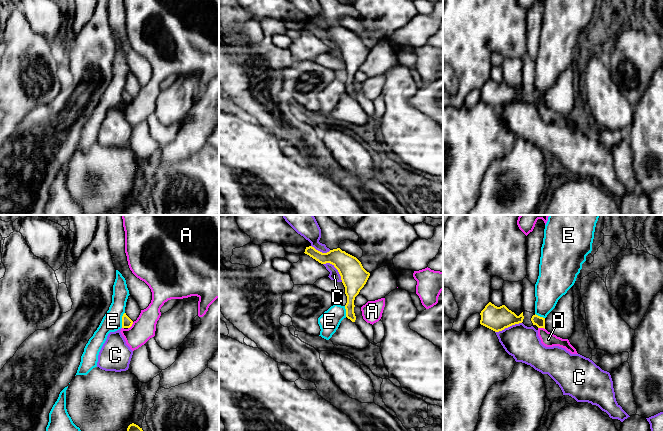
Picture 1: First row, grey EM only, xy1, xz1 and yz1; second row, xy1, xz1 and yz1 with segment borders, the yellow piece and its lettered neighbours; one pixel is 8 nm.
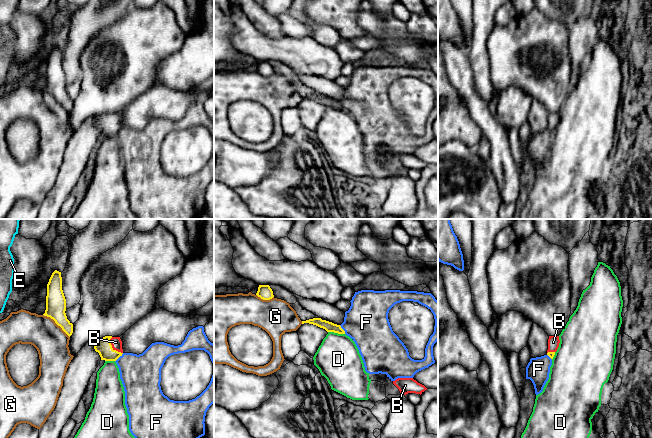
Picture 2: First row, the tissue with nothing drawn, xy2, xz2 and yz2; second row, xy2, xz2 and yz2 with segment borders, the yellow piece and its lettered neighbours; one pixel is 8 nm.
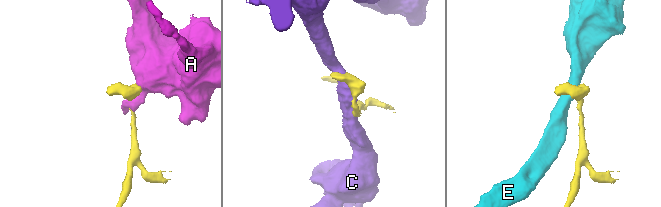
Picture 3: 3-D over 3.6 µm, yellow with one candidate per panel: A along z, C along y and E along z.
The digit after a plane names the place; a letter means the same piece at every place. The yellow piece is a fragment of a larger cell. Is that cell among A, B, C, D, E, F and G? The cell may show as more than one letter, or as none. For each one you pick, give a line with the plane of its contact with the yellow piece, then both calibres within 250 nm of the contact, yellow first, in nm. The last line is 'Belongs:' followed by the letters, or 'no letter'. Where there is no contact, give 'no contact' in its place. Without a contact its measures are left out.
B: xy2 | 130/90 nm
Belongs: B

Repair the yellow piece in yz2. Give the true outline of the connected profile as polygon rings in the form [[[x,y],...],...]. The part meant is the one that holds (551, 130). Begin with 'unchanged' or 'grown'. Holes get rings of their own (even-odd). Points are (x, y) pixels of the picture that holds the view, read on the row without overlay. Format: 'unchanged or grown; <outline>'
grown; [[[549,112],[547,131],[551,135],[553,135],[555,128],[559,123],[559,119],[560,119],[559,112]]]

